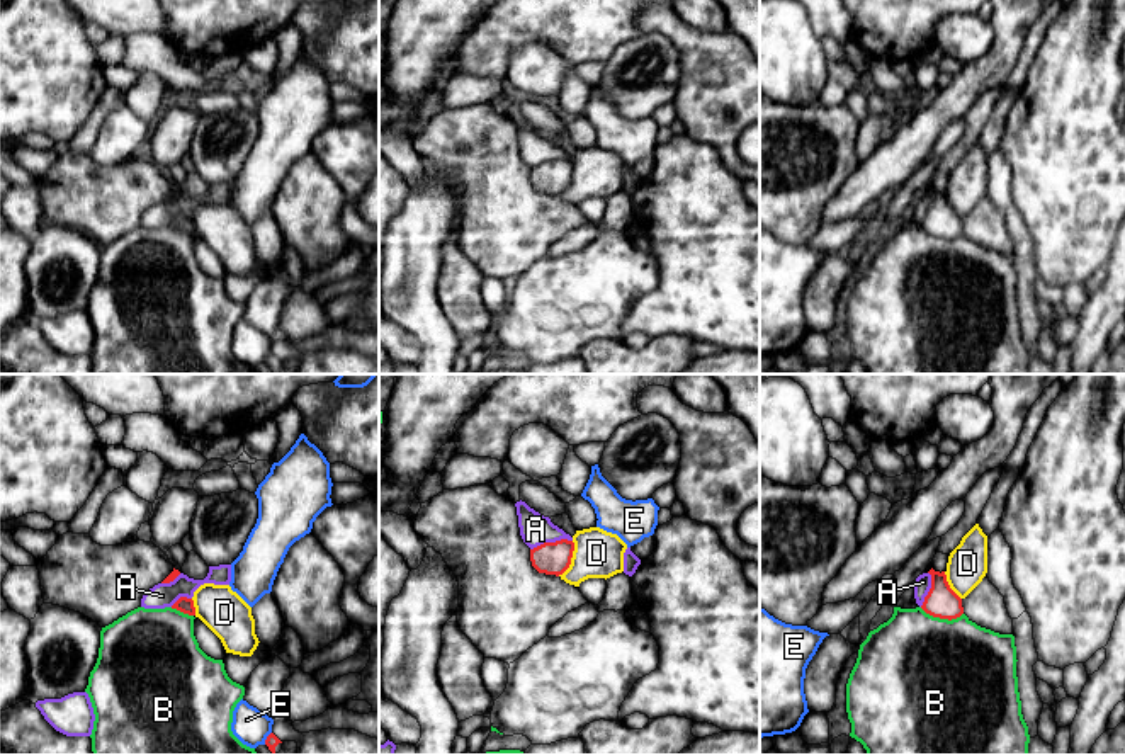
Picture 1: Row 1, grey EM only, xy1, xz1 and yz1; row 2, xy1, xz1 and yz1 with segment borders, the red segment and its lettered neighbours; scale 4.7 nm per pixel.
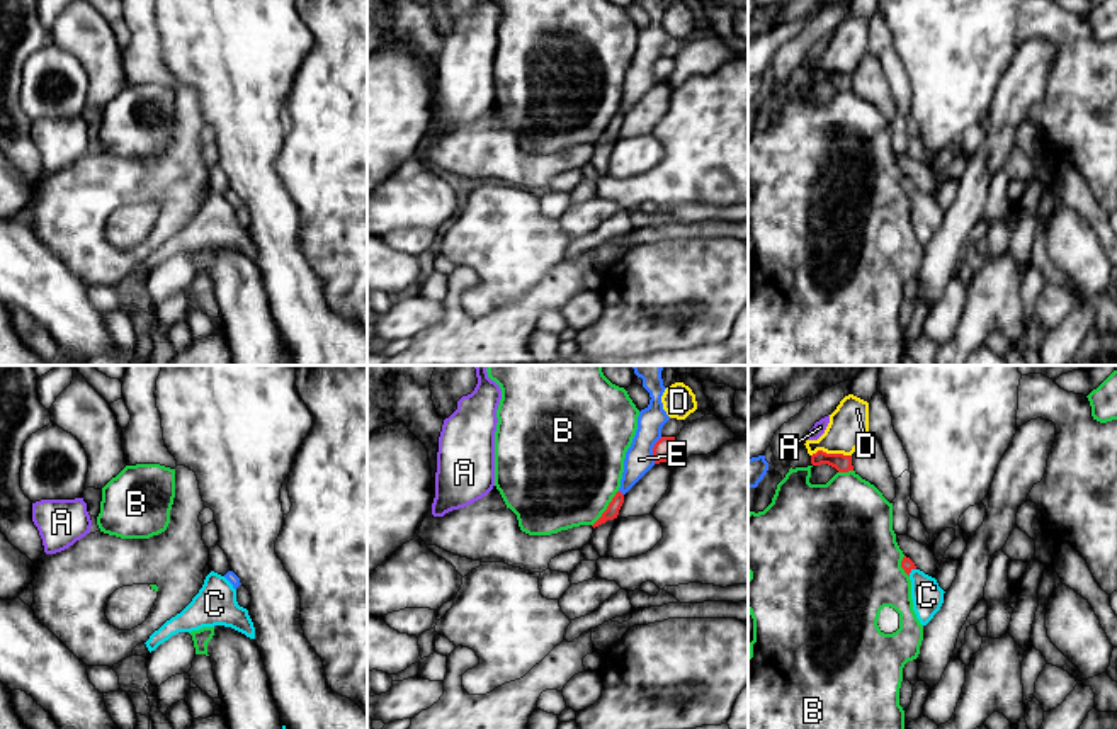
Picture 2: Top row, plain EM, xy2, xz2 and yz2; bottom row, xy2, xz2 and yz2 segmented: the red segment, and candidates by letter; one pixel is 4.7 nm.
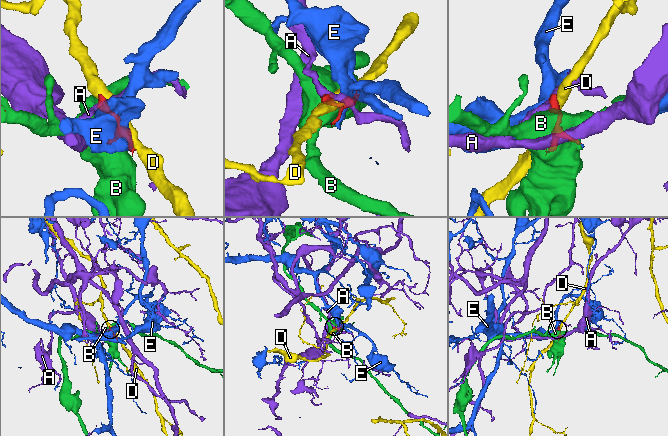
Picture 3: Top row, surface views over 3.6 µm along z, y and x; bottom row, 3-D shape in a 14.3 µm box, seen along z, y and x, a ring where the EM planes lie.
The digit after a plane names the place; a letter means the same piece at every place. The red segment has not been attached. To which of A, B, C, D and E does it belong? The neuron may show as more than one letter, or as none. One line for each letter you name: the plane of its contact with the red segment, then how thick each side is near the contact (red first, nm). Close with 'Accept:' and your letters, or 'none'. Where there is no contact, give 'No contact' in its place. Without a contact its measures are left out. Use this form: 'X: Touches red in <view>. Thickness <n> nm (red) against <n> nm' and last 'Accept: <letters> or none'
C: Touches red in yz2. Thickness 60 nm (red) against 150 nm
Accept: C

